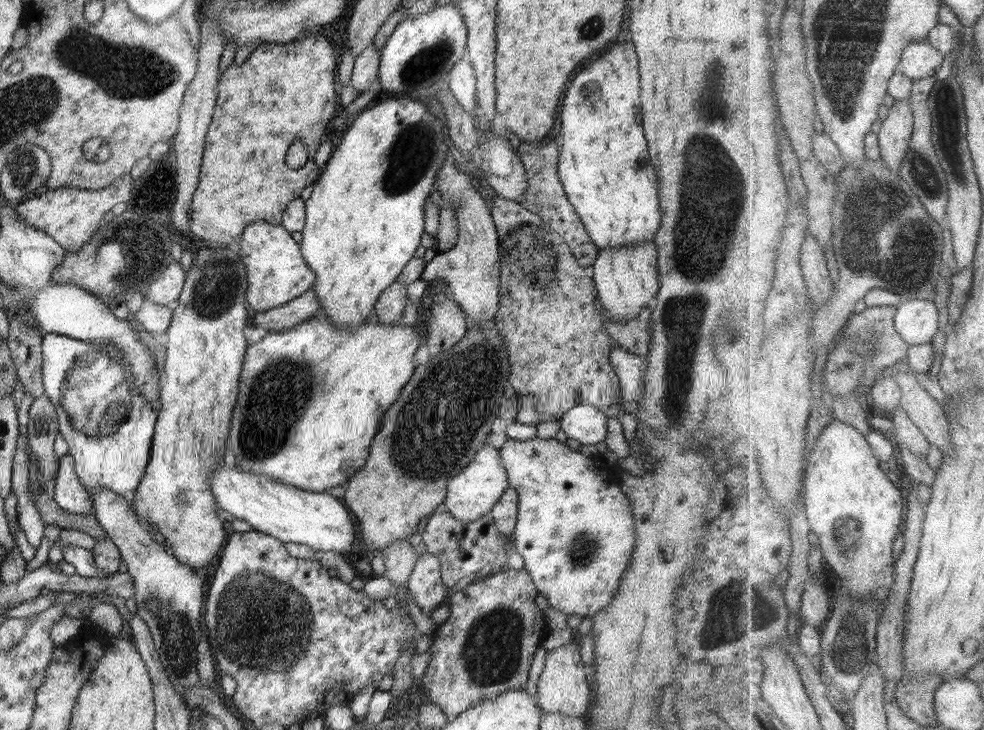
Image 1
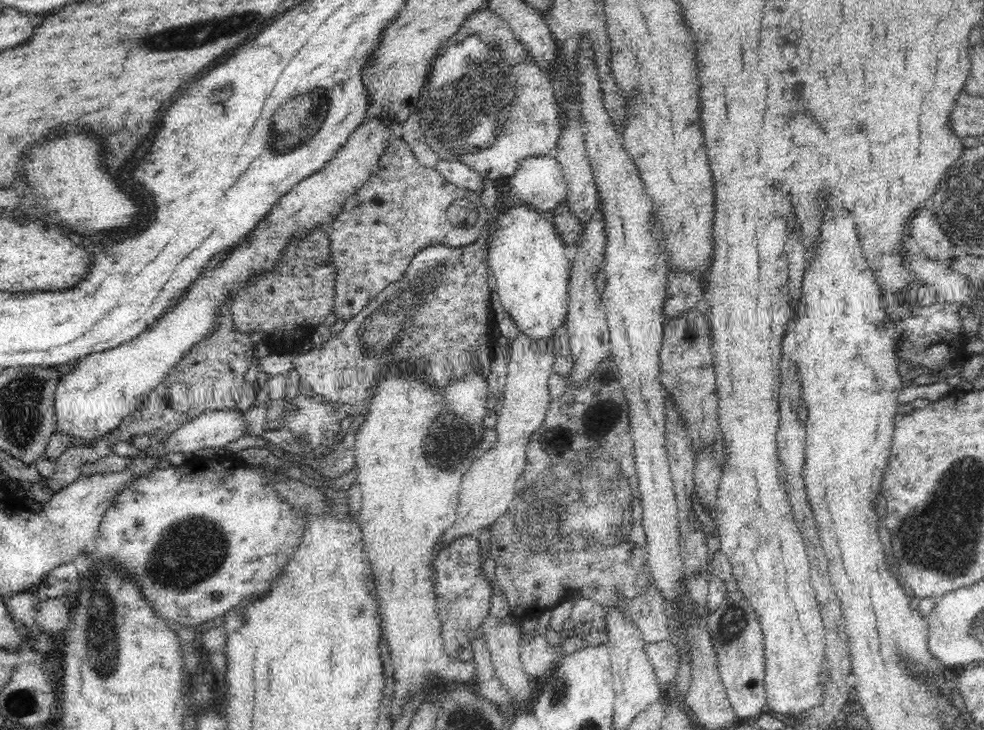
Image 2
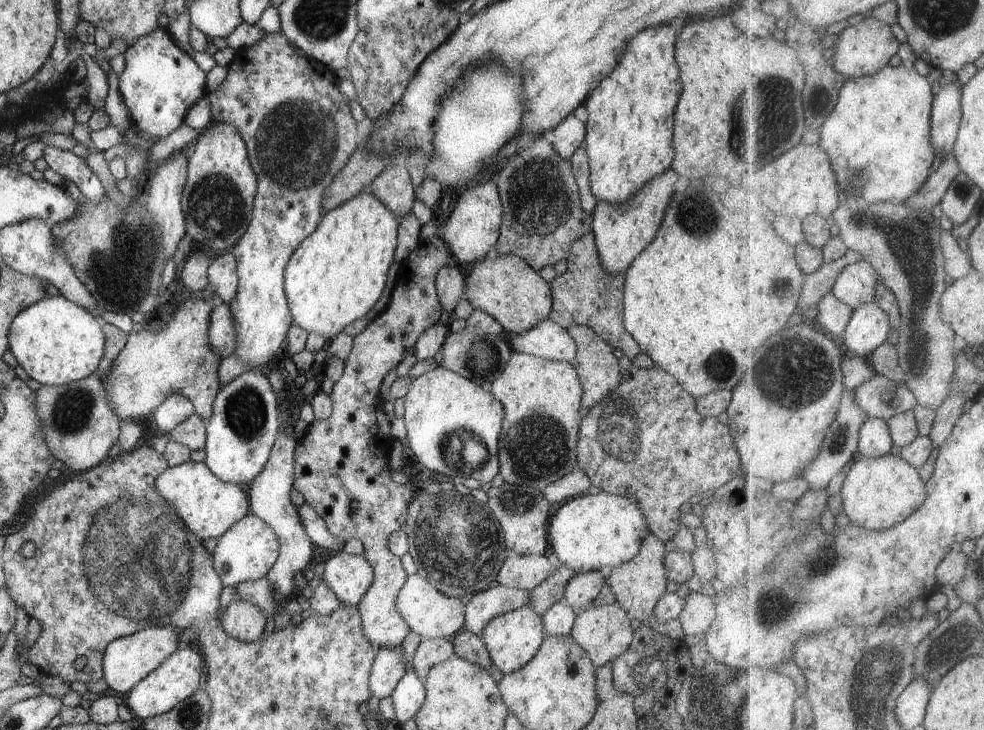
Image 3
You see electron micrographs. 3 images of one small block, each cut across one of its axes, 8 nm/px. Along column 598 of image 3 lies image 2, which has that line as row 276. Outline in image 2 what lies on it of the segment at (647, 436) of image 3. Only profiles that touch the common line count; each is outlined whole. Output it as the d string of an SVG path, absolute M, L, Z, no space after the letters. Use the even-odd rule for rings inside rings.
M470 244L462 248L452 246L428 246L411 258L405 273L398 282L391 282L376 296L370 299L370 304L358 312L350 321L346 321L344 328L320 346L305 353L291 354L271 352L264 356L258 364L260 372L270 376L287 375L295 368L300 379L304 379L308 386L327 399L344 404L368 402L372 396L372 388L378 384L382 376L382 366L411 362L417 368L417 374L427 378L431 386L442 388L448 386L452 380L466 378L472 370L479 370L483 377L490 376L492 364L492 346L499 343L492 338L492 332L497 328L490 303L491 289L488 287L488 264L486 252L480 244Z

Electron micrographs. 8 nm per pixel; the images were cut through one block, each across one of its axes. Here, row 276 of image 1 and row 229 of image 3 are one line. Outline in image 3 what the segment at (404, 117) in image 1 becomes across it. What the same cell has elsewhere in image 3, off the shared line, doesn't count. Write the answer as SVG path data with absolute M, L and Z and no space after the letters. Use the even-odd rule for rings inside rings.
M367 190L324 214L316 230L294 250L284 269L283 287L294 324L329 341L351 322L365 317L378 302L388 280L386 275L398 244L399 223L395 214Z

